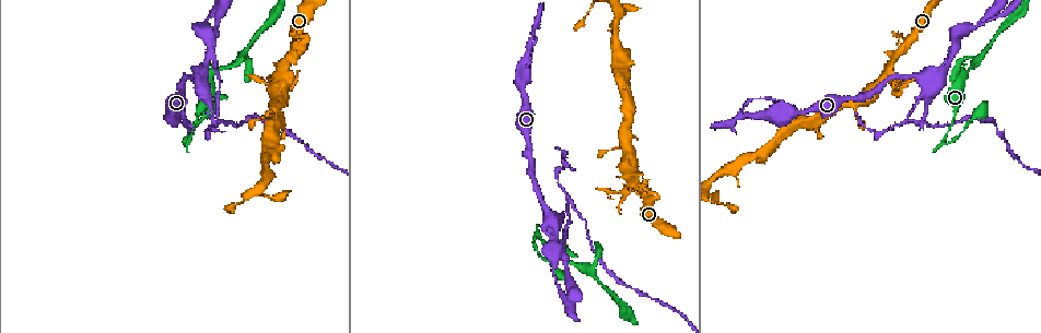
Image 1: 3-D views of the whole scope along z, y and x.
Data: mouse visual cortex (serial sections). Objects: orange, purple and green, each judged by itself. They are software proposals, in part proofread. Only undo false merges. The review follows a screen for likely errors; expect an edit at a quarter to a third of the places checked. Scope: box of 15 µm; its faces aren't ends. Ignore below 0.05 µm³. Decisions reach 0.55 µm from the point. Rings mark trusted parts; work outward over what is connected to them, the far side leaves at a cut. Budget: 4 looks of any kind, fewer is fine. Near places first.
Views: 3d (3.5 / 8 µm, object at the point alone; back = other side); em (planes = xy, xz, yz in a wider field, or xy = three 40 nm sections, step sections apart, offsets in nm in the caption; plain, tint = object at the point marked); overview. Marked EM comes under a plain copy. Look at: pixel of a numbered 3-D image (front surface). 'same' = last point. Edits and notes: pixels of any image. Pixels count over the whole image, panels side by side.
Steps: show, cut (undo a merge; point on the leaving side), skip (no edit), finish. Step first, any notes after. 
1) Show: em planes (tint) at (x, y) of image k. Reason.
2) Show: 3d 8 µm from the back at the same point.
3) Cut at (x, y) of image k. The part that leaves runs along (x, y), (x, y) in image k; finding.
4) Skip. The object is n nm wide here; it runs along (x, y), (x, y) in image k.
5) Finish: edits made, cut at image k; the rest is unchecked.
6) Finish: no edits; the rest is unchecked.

Show: 3d 3.5 µm at (947, 63) of image 1. Arms part here.

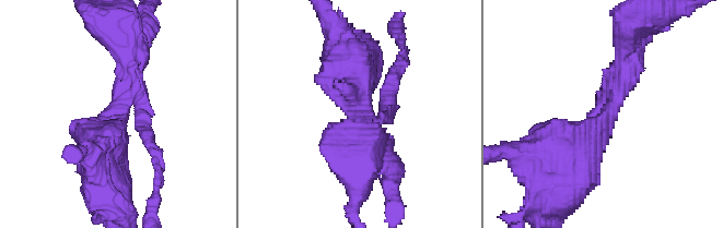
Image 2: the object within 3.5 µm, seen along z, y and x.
Show: em xy step 5 (tint) at (121, 109) of image 2. Need the tissue.

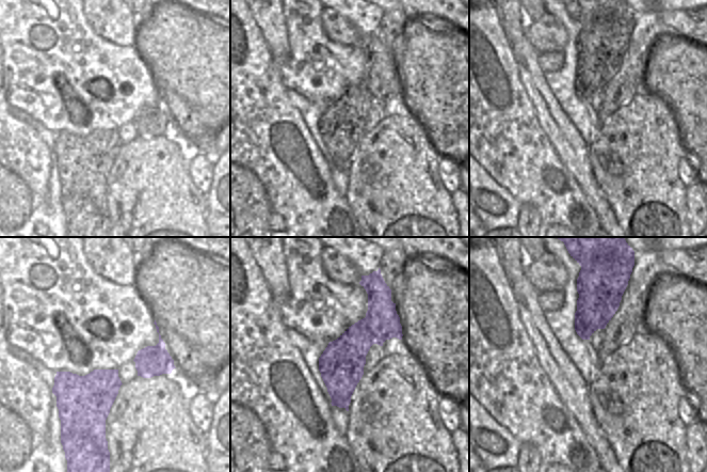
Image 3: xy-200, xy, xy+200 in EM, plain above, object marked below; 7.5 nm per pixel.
Skip. The arms are 150, 300, 450 nm wide; it runs along (568, 163), (610, 112), (627, 43) in image 2; continuous, no second cell.

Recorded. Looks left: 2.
Show: 3d 8 µm at (650, 198) of image 1. Calibre changes.

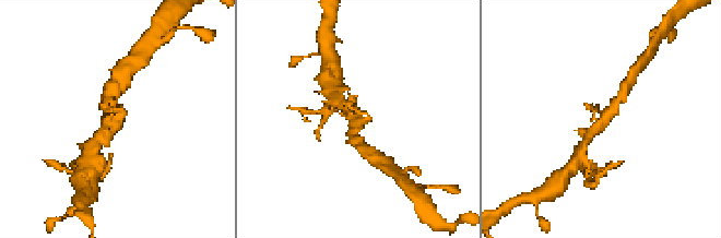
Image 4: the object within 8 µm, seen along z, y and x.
Show: em xy step 5 (tint) at (115, 120) of image 4. Now the EM.

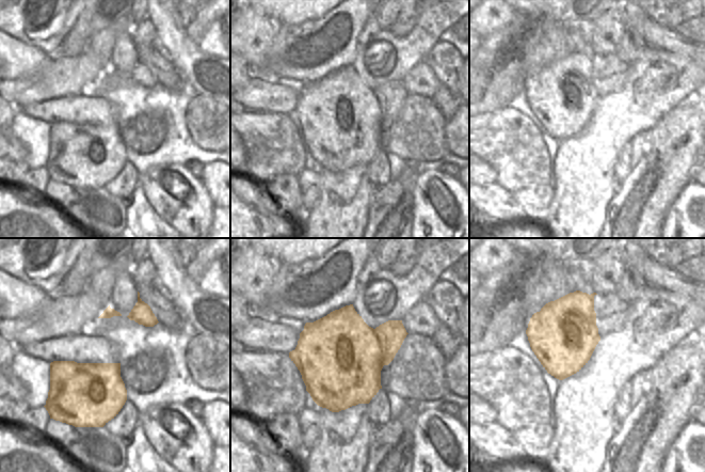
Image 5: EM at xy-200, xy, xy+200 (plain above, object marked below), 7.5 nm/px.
Skip. All the same cell.

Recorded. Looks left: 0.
Finish: no edits; the rest is unchecked.

